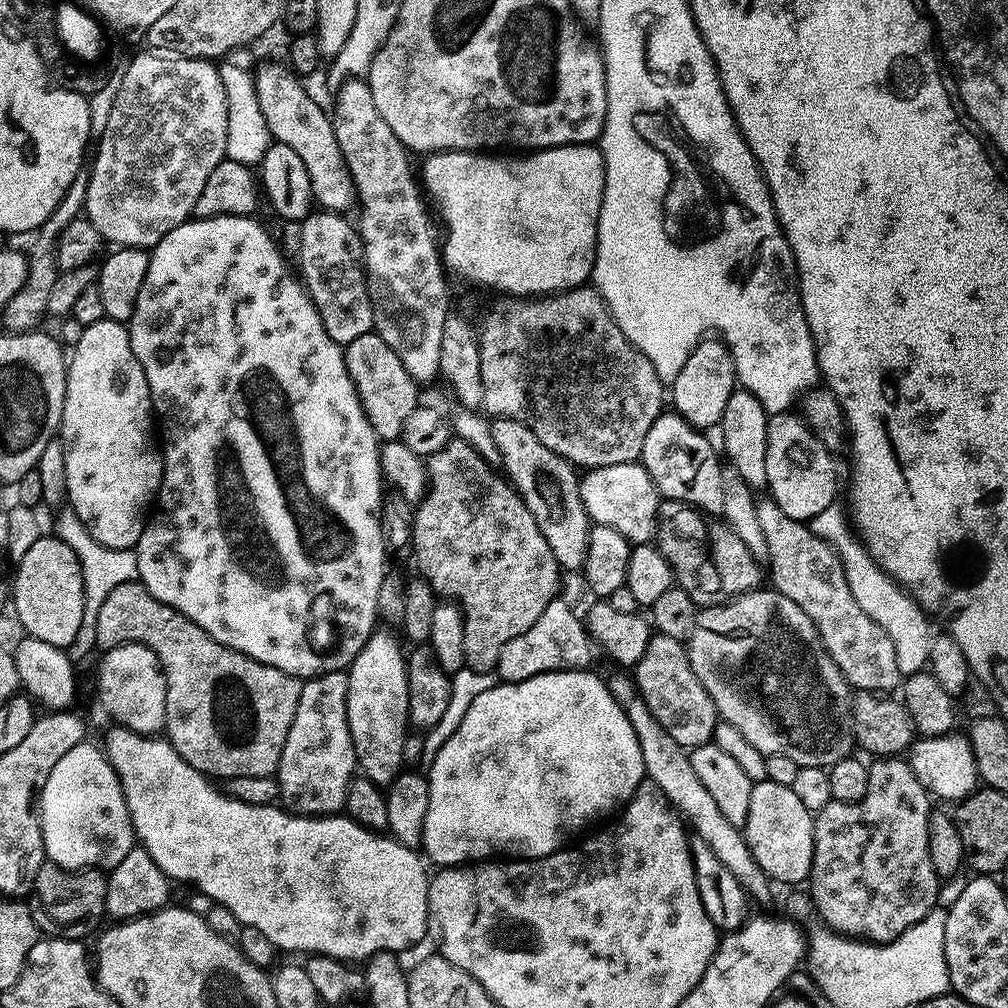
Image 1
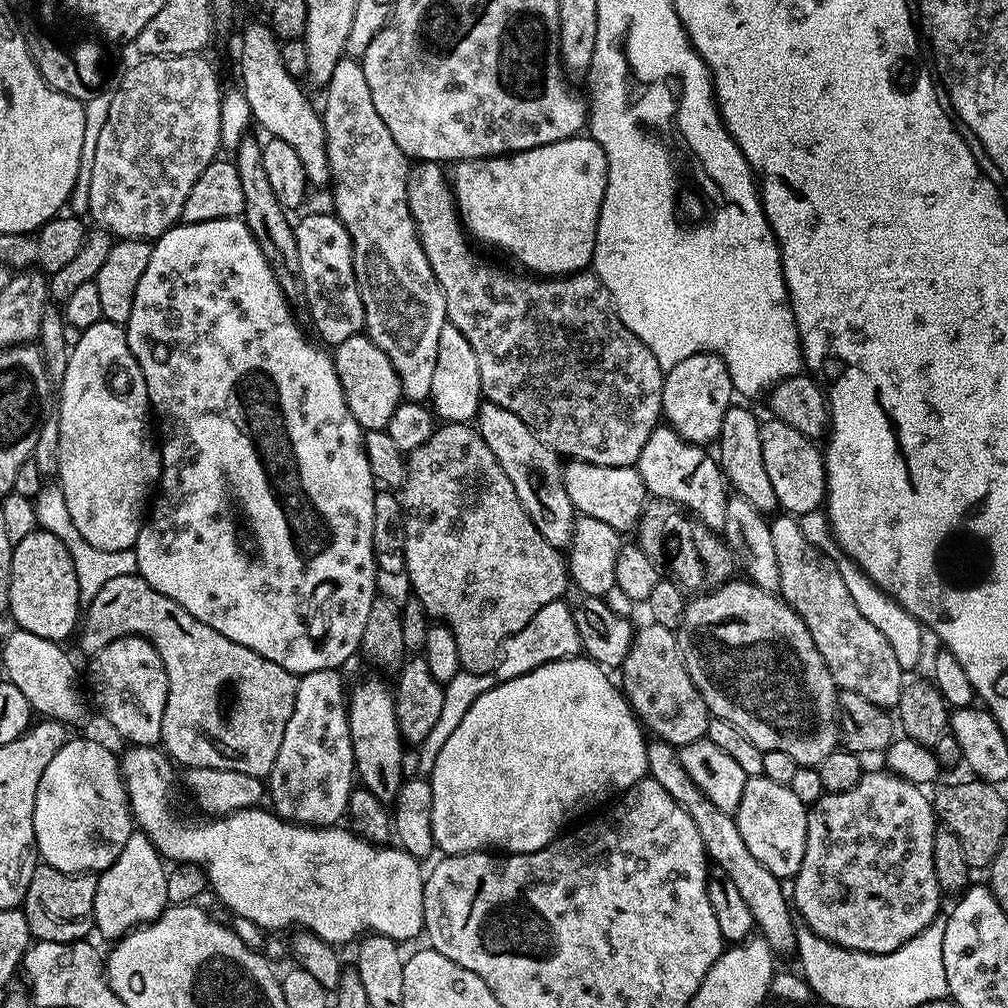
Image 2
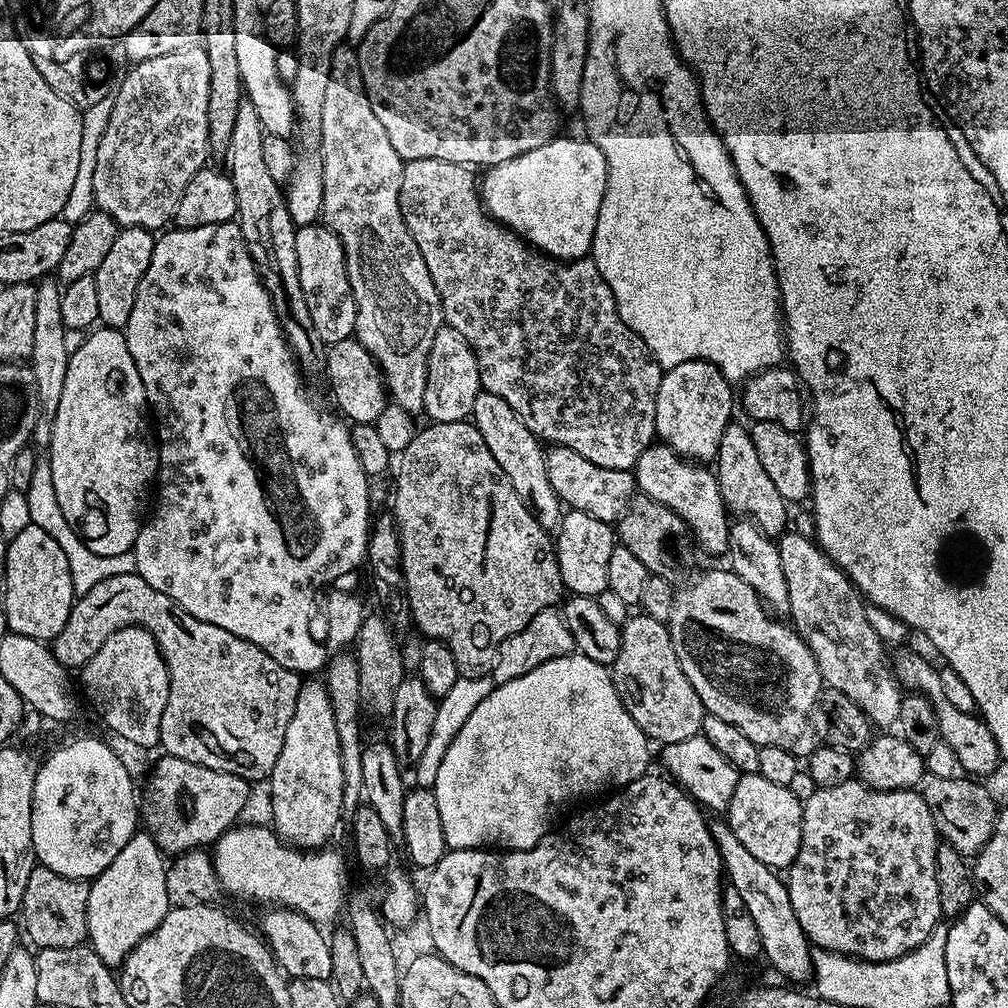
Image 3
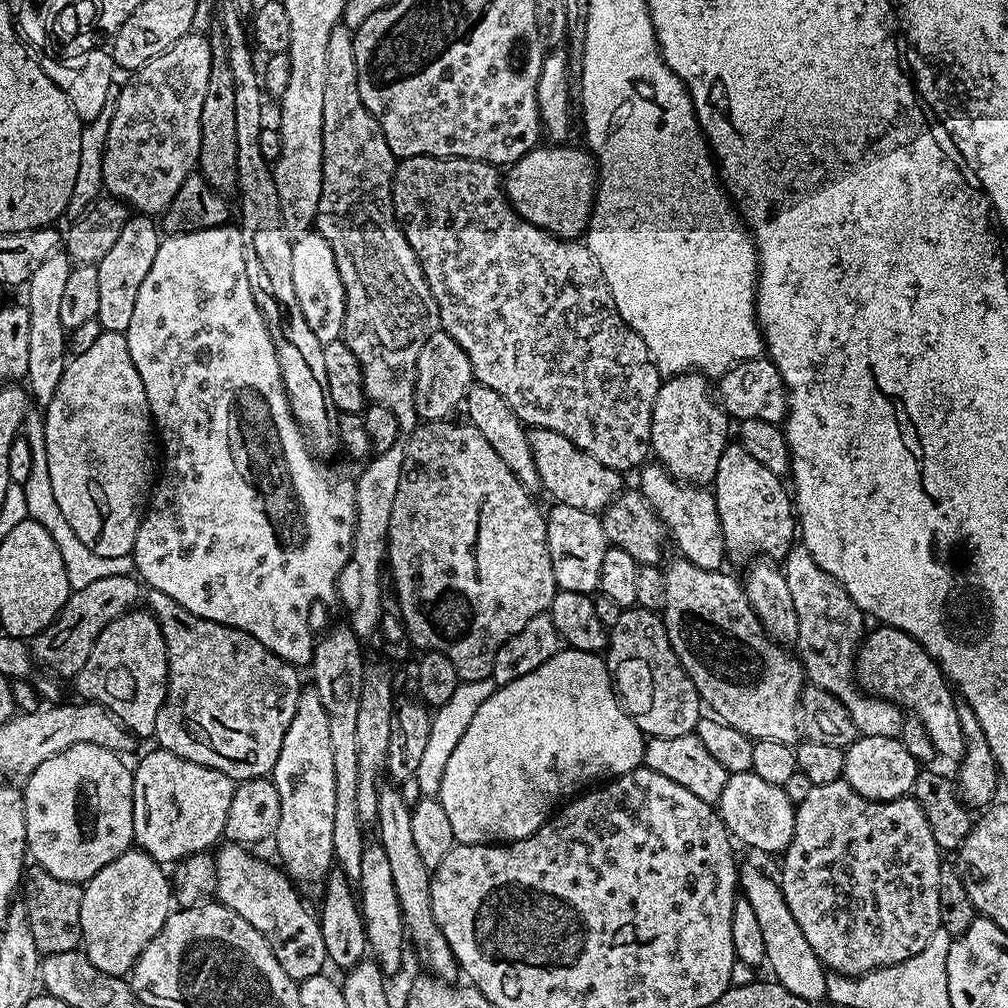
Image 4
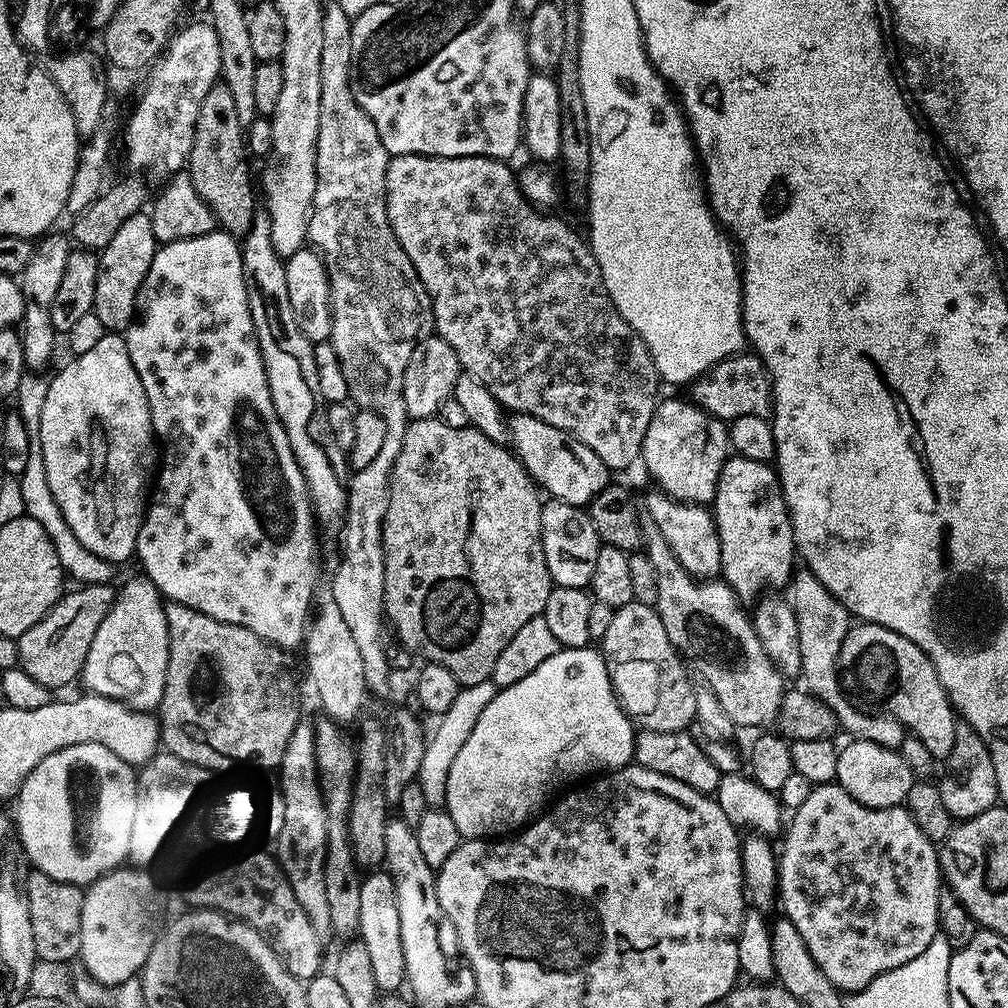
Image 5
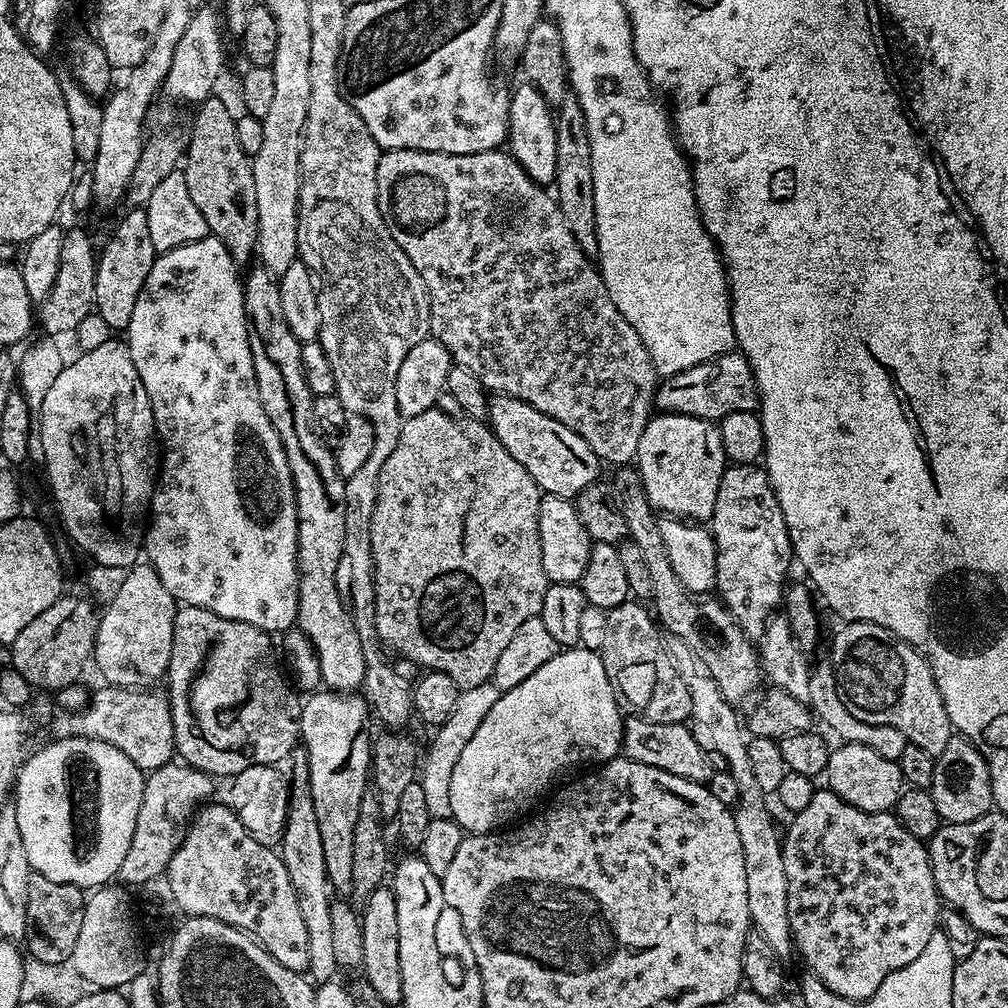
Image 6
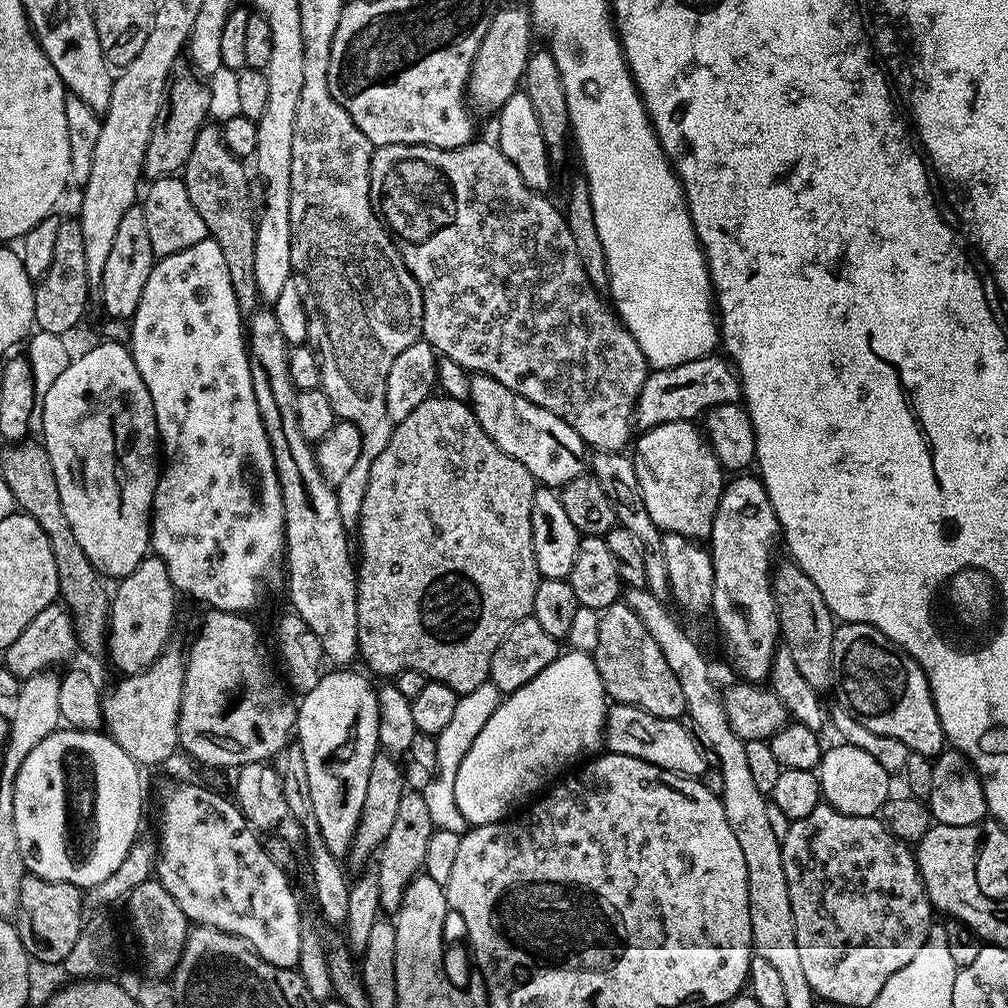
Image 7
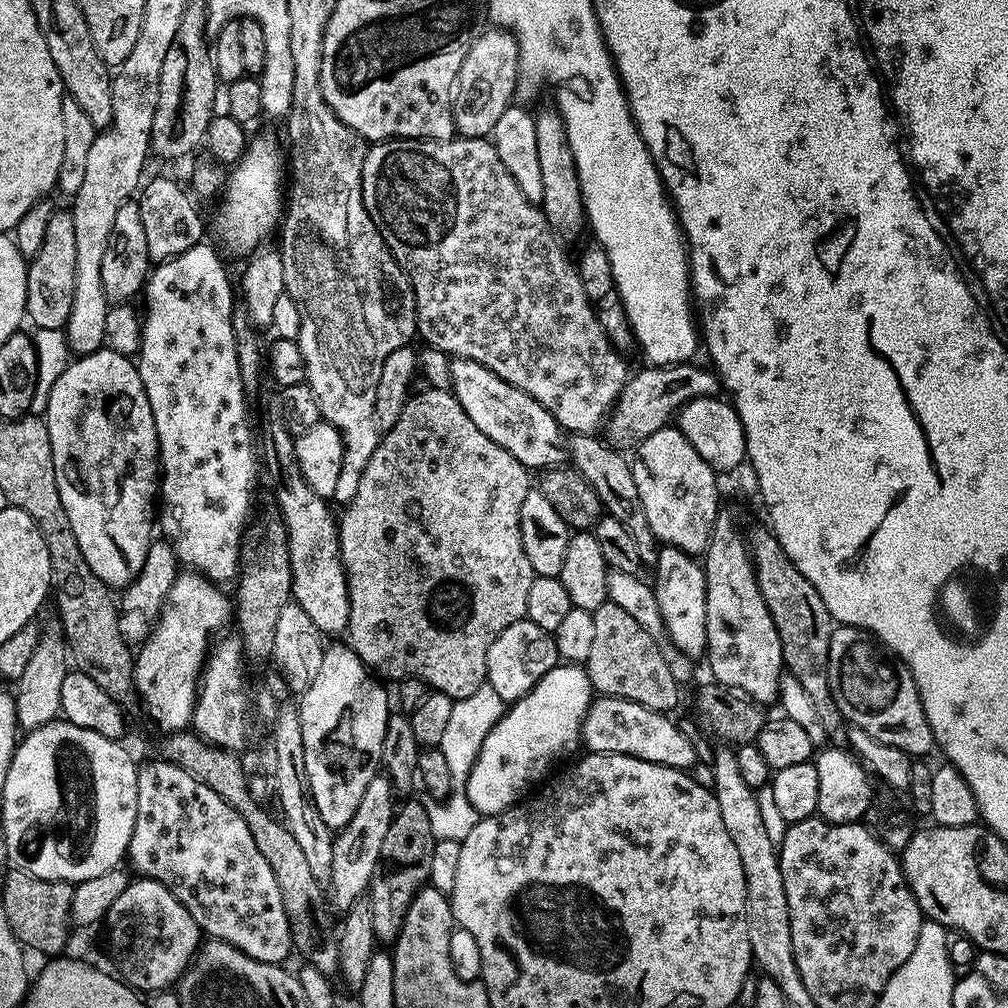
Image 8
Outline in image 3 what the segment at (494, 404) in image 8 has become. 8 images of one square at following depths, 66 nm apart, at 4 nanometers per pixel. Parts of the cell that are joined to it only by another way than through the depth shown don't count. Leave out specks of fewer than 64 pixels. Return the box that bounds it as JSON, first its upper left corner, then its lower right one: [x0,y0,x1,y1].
[546,446,637,522]

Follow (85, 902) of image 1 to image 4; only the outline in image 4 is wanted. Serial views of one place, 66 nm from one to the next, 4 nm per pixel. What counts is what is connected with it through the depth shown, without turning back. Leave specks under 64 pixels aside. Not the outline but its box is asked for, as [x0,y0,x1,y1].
[22,866,83,957]

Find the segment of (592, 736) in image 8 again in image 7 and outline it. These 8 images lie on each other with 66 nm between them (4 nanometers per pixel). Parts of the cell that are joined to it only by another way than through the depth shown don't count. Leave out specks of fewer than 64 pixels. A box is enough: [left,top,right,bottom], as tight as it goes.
[604,703,706,777]

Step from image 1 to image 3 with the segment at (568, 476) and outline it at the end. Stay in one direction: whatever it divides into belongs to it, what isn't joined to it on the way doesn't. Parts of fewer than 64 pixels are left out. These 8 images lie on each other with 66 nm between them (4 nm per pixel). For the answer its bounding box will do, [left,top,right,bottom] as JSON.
[470,390,562,530]

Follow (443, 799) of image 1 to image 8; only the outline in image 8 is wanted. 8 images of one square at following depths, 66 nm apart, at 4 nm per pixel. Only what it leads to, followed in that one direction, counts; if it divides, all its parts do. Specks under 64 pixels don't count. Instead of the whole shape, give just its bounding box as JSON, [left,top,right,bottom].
[462,662,593,817]

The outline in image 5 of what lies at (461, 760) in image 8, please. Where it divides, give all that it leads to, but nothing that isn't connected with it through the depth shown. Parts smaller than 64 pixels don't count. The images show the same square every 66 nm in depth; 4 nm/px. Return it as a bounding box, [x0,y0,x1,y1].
[418,679,497,806]

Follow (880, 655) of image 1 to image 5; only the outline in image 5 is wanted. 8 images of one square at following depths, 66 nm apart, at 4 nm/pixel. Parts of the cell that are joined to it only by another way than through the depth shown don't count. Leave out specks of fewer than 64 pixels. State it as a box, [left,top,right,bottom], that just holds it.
[786,570,906,750]

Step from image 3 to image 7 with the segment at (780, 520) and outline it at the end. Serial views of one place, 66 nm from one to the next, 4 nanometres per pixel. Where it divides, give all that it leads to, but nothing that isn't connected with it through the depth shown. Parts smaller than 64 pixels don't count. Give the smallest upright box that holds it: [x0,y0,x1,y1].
[710,474,781,685]

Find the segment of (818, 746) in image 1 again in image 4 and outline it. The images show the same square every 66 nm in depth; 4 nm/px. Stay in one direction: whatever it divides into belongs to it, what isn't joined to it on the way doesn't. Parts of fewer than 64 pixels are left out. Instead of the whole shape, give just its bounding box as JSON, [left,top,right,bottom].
[662,558,806,745]

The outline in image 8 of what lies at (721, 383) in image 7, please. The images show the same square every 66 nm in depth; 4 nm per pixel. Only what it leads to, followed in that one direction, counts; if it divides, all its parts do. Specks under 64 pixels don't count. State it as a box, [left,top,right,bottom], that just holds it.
[606,362,718,450]

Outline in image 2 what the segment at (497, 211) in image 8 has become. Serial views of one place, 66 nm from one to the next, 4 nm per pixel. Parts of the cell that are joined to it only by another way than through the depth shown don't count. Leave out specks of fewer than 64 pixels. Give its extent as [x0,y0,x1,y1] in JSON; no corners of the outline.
[408,162,665,466]

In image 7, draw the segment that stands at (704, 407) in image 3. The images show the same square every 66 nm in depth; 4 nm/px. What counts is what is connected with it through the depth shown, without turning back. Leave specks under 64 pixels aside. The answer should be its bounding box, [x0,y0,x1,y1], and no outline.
[631,420,726,542]

